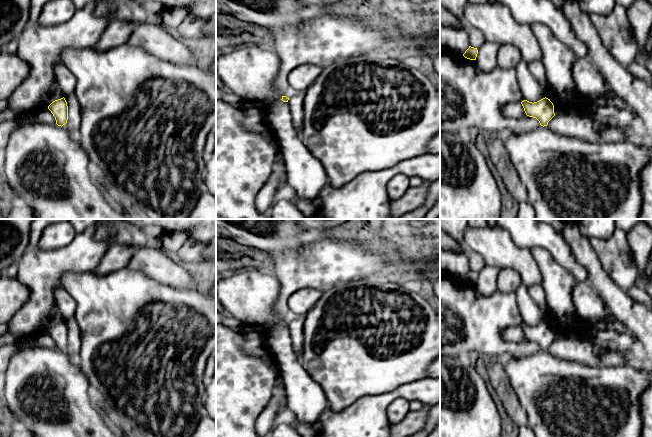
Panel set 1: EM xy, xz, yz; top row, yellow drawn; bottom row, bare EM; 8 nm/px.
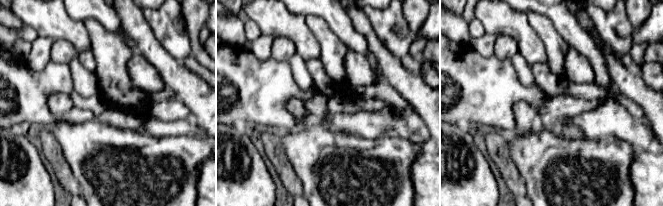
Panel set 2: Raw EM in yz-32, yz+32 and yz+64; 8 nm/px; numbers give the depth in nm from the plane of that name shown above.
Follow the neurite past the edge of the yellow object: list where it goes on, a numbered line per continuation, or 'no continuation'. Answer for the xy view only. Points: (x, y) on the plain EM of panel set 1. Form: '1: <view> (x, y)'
1: xy (75, 358)

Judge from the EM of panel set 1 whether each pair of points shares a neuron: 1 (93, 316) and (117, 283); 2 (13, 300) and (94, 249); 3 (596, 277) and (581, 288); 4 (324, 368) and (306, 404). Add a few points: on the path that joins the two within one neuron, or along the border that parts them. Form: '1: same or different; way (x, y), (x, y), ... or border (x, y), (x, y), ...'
1: same; way (101, 308), (117, 291)
2: different; border (15, 278), (29, 293), (29, 298), (16, 311)
3: different; border (587, 280), (603, 300)
4: different; border (301, 365), (321, 387), (328, 403)

